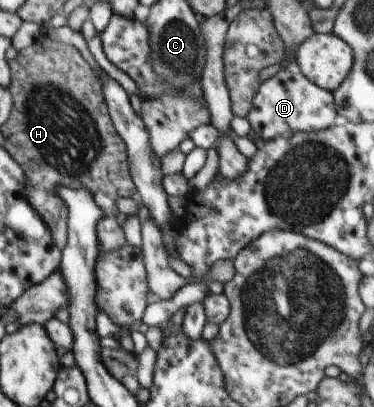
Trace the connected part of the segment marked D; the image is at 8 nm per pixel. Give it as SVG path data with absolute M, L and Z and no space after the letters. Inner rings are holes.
M290 65L273 77L263 81L254 95L247 119L252 133L260 134L257 140L270 143L284 134L318 133L329 128L336 119L336 103L332 92L326 91L306 79L298 67Z

